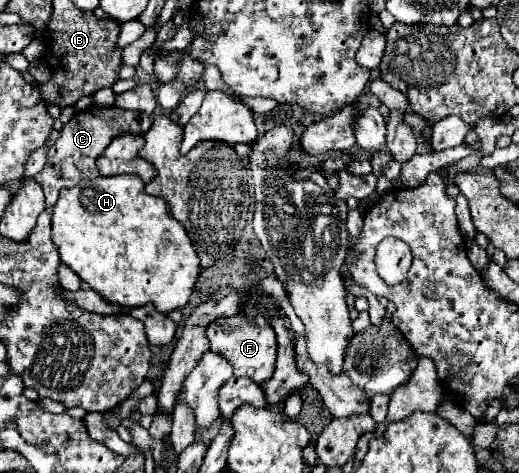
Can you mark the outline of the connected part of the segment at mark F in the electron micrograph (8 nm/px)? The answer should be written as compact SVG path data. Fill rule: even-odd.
M242 314L216 320L214 324L210 324L208 340L210 350L224 356L234 366L234 376L246 376L256 384L264 384L274 374L276 364L274 330L268 324L262 324L262 320L254 320L254 324L250 324L250 320L246 320Z

